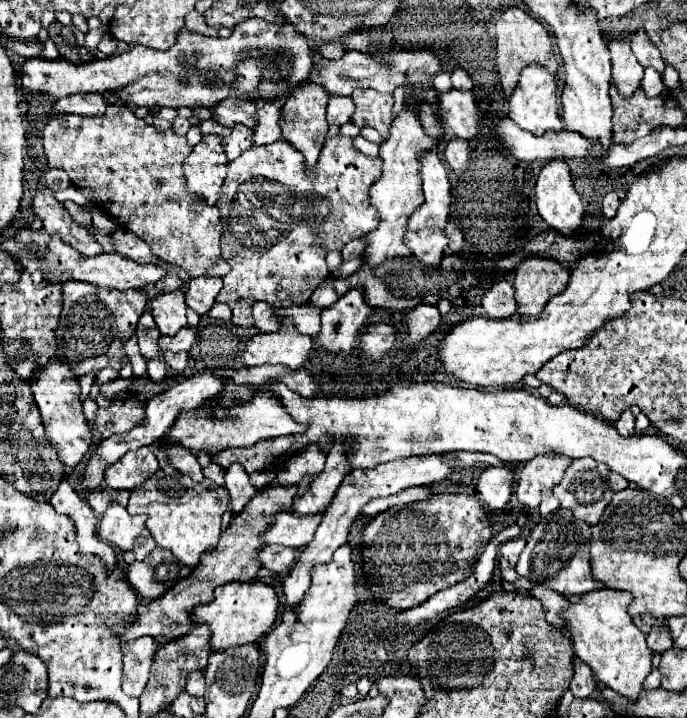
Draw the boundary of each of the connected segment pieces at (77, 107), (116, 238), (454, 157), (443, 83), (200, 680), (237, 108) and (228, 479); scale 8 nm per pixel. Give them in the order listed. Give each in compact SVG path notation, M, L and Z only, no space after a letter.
M77 93L65 95L55 101L53 111L77 113L77 115L101 115L105 113L105 99L101 93Z
M119 227L113 235L111 235L111 243L115 247L115 253L125 255L127 259L133 259L137 263L161 263L149 249L149 245L145 241L141 241L137 235L133 235L131 231L125 231L123 227Z
M453 137L445 147L445 161L451 165L455 173L461 173L469 167L469 143Z
M439 72L434 75L433 86L439 91L449 91L449 89L452 89L450 74L447 72Z
M191 671L191 673L189 673L185 691L187 691L189 695L195 695L195 697L201 697L201 695L203 695L203 691L205 691L205 677L203 677L201 671Z
M229 97L225 103L217 103L217 107L209 107L211 119L223 127L233 127L237 123L243 123L245 127L255 125L255 111L257 105L253 101Z
M233 463L225 471L225 489L227 489L229 499L231 499L231 511L233 511L233 515L241 513L245 509L245 505L249 503L249 499L253 499L253 495L255 495L255 487L251 485L249 475L237 463Z

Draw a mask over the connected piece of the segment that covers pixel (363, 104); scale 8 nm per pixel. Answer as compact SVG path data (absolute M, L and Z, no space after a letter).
M355 89L350 95L355 103L355 113L351 117L351 121L357 127L373 127L377 129L383 137L389 135L389 127L393 121L392 108L394 99L392 94L382 94L368 89Z

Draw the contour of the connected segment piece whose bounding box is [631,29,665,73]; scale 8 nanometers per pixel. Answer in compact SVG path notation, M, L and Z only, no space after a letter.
M643 29L635 31L635 35L633 35L633 39L631 39L631 49L633 49L637 61L639 61L643 67L653 67L655 71L663 73L665 63L663 63L663 59L661 59L661 53L659 53L657 47L647 39L647 35L645 35Z

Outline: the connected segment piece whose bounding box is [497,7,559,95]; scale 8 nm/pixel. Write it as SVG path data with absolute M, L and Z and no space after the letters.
M509 7L497 21L497 71L499 71L501 87L505 95L513 93L521 67L527 67L529 63L541 63L551 73L557 73L557 67L559 67L553 55L553 45L547 29L537 19L527 15L523 9Z

